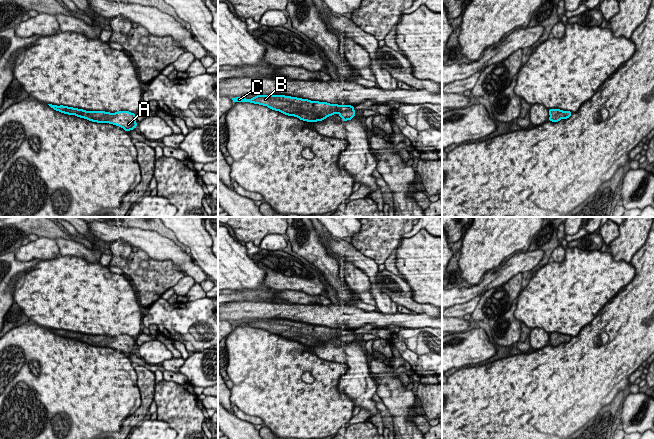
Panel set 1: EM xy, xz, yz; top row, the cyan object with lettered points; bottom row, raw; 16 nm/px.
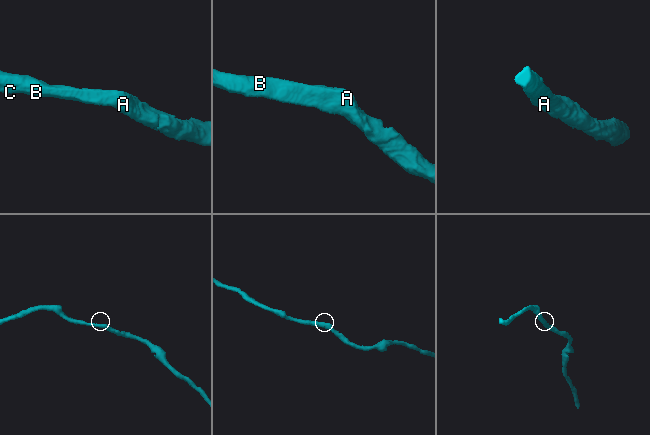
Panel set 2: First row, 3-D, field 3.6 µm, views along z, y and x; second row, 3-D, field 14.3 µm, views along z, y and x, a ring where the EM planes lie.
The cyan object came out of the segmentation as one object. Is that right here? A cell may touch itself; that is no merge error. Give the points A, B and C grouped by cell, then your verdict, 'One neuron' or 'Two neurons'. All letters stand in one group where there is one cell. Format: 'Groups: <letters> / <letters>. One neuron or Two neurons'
Groups: A B C. One neuron

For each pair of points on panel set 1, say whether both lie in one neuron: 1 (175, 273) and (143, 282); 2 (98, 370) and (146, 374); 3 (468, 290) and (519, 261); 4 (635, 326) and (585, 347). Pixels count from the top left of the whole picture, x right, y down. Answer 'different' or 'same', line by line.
1: same
2: different
3: same
4: same

